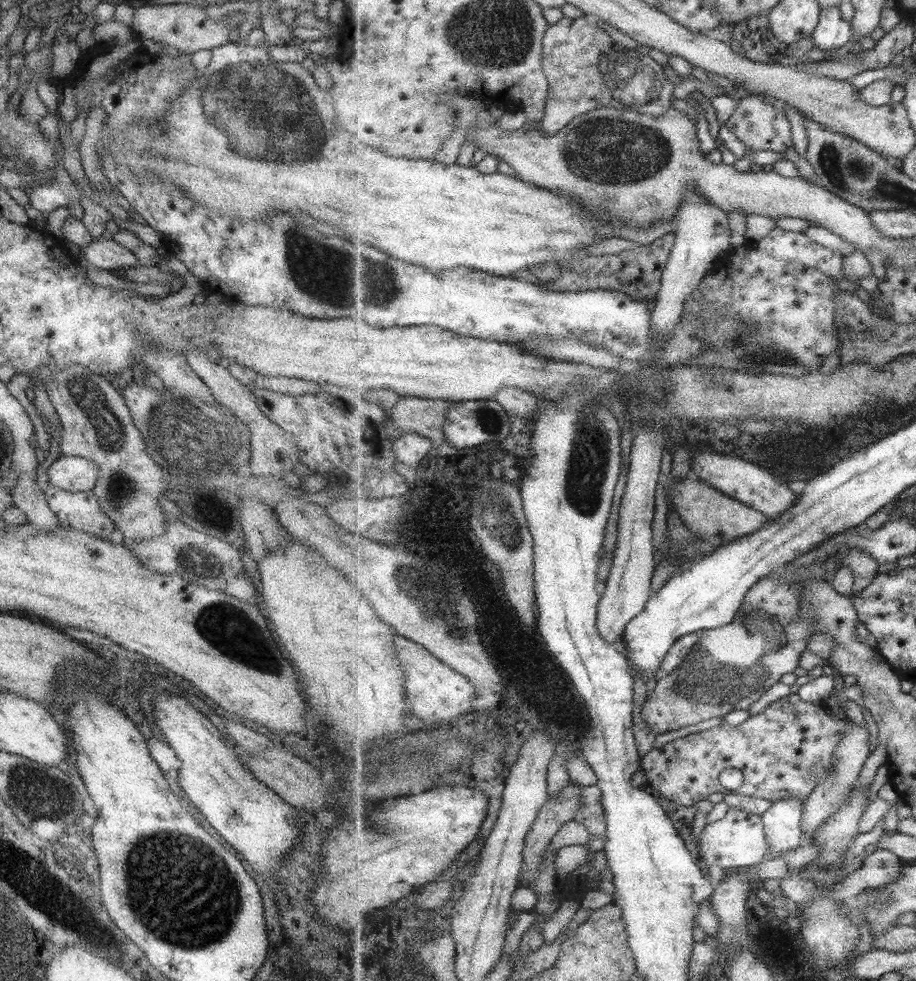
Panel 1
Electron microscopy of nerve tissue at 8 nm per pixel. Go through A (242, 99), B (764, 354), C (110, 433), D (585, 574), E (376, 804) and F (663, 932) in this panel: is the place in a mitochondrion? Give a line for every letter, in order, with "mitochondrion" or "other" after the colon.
A: mitochondrion
B: mitochondrion
C: mitochondrion
D: other
E: other
F: other

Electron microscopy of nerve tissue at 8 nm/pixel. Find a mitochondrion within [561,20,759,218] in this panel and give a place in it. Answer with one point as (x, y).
(616, 80)

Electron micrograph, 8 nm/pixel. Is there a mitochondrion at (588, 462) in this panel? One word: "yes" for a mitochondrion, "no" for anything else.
yes

